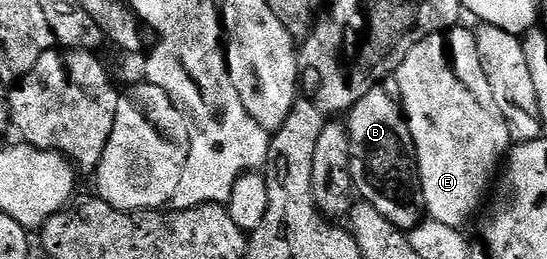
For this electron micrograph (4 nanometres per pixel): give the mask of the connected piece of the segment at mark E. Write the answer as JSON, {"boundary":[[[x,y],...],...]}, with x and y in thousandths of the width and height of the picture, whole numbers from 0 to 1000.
{"boundary":[[[832,104],[814,135],[779,135],[759,154],[751,170],[757,178],[744,197],[742,224],[728,251],[728,344],[724,340],[761,595],[761,680],[768,703],[768,761],[775,780],[777,819],[784,849],[803,853],[828,884],[845,876],[872,815],[881,757],[887,745],[890,757],[905,695],[905,656],[920,633],[936,560],[925,471],[890,394],[888,409],[874,378],[872,351],[857,328],[867,293],[872,301],[879,286],[881,247],[874,228],[867,127],[845,108]]]}

